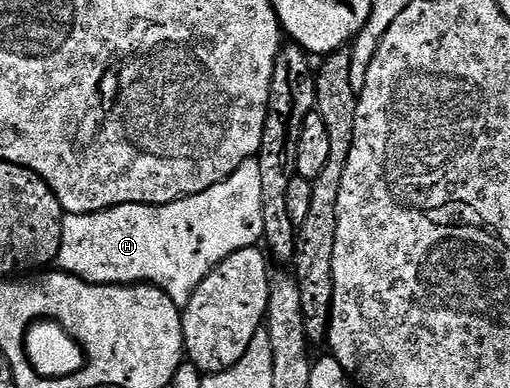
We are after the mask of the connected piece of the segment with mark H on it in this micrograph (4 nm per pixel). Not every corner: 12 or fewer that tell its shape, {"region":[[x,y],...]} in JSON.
{"region":[[257,158],[159,207],[62,216],[56,263],[180,309],[263,242]]}

